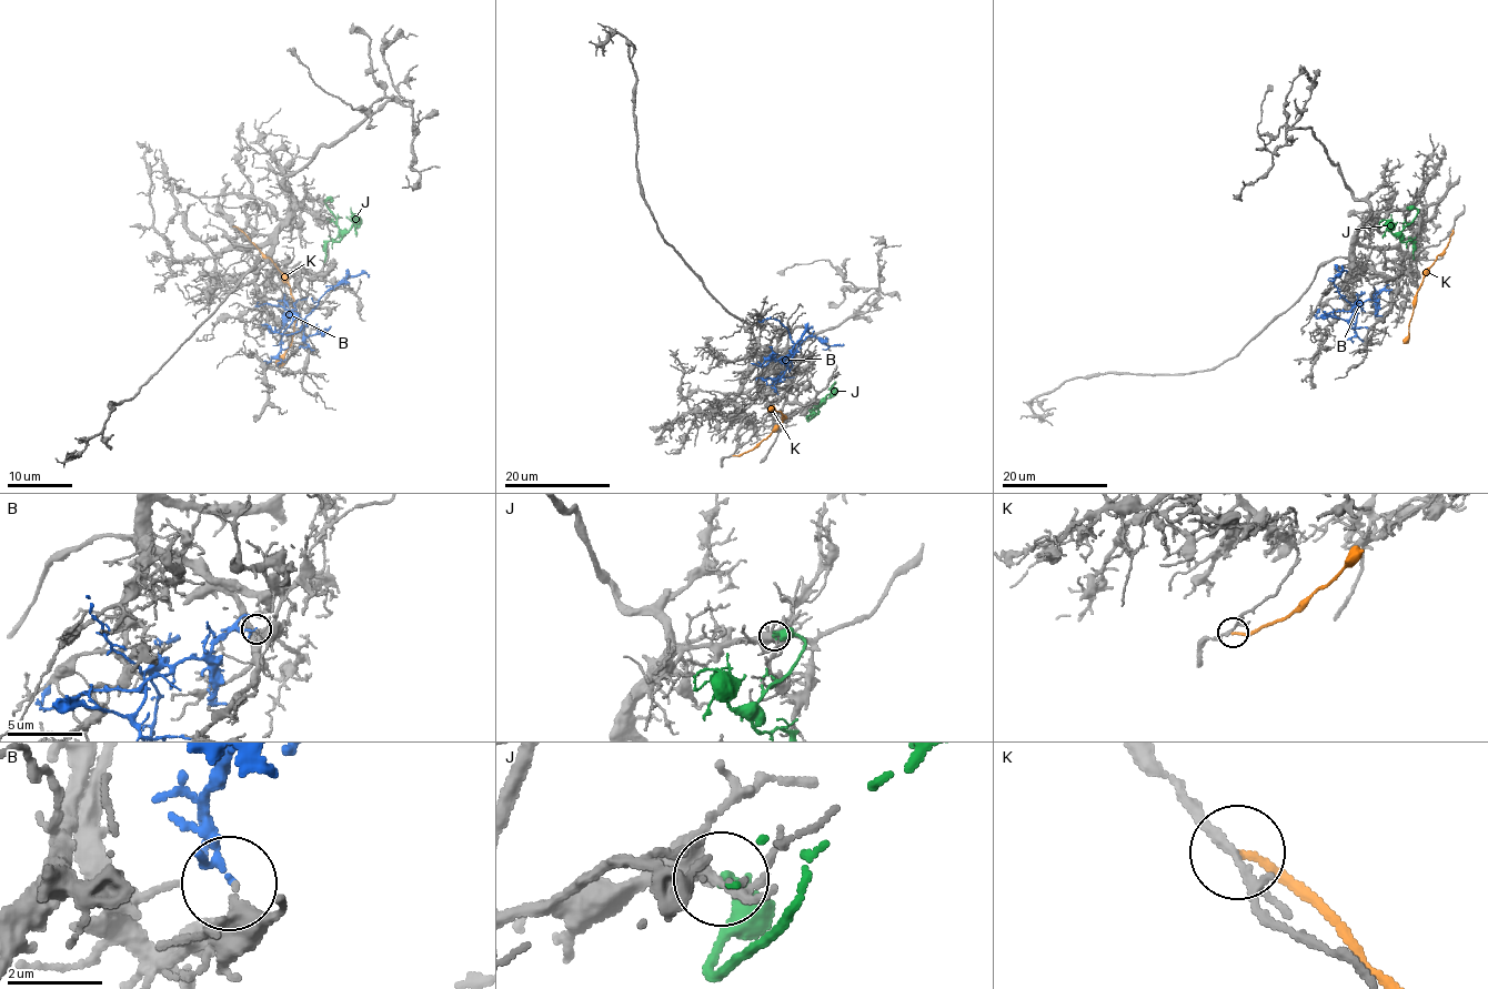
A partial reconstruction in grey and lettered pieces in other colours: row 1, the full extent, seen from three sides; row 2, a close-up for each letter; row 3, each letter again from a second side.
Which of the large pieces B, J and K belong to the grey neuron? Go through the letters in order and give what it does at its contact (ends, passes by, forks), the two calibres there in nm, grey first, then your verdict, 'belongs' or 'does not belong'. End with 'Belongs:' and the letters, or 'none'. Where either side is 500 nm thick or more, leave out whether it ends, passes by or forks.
B: it passes by; 240 nm thick on the grey side, 110 nm on the other; does not belong
J: it ends there; 280 nm thick on the grey side, 360 nm on the other; does not belong
K: it ends there; 140 nm thick on the grey side, 170 nm on the other; does not belong
Belongs: none

